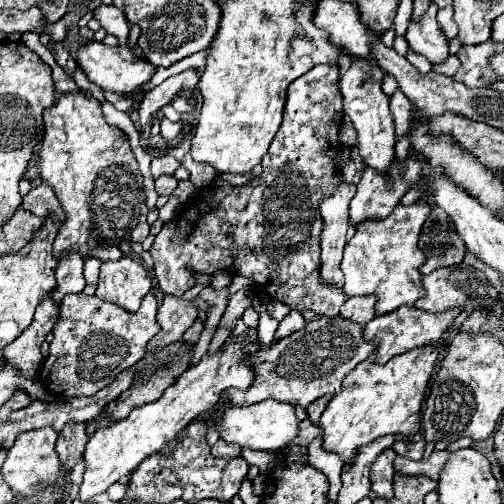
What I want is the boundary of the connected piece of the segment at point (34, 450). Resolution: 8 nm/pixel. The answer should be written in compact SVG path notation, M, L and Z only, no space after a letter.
M54 428L28 430L16 438L16 442L8 450L8 458L2 466L2 478L12 488L14 494L30 496L36 490L56 482L56 478L60 476L60 466L62 466L58 460L58 454L56 454L56 440L58 440L58 432Z

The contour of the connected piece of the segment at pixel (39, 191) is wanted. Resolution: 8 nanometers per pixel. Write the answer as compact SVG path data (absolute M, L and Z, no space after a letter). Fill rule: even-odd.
M40 184L40 186L32 188L32 190L24 196L22 208L34 212L34 214L40 216L40 218L44 218L46 210L50 210L52 214L64 218L64 216L62 216L62 214L64 214L64 212L62 212L62 206L60 206L60 202L58 202L54 190L52 190L50 186L46 186L46 184Z

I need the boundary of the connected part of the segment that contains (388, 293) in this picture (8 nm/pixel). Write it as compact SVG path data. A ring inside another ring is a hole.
M422 200L412 206L396 206L384 220L364 220L356 226L354 238L344 248L342 272L344 272L344 292L348 296L376 296L376 316L394 312L400 306L414 306L418 298L424 296L420 266L426 256L418 248L418 234L424 220L430 214L430 206Z

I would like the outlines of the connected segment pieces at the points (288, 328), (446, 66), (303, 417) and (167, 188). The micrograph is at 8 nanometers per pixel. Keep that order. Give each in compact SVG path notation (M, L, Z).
M292 310L292 312L280 322L274 340L280 340L280 338L284 338L284 336L288 336L288 334L294 334L294 332L302 330L305 324L306 320L304 319L304 316L302 316L298 310Z
M456 55L448 57L444 64L432 64L432 71L452 77L460 67L460 61Z
M296 406L296 416L298 416L298 422L300 422L300 434L294 438L294 444L300 444L300 446L308 446L314 438L318 438L322 434L322 428L314 426L310 420L308 420L308 414L304 408Z
M162 176L162 178L158 178L154 184L156 184L156 192L158 192L158 194L170 196L170 194L176 190L178 180L176 180L174 176Z

